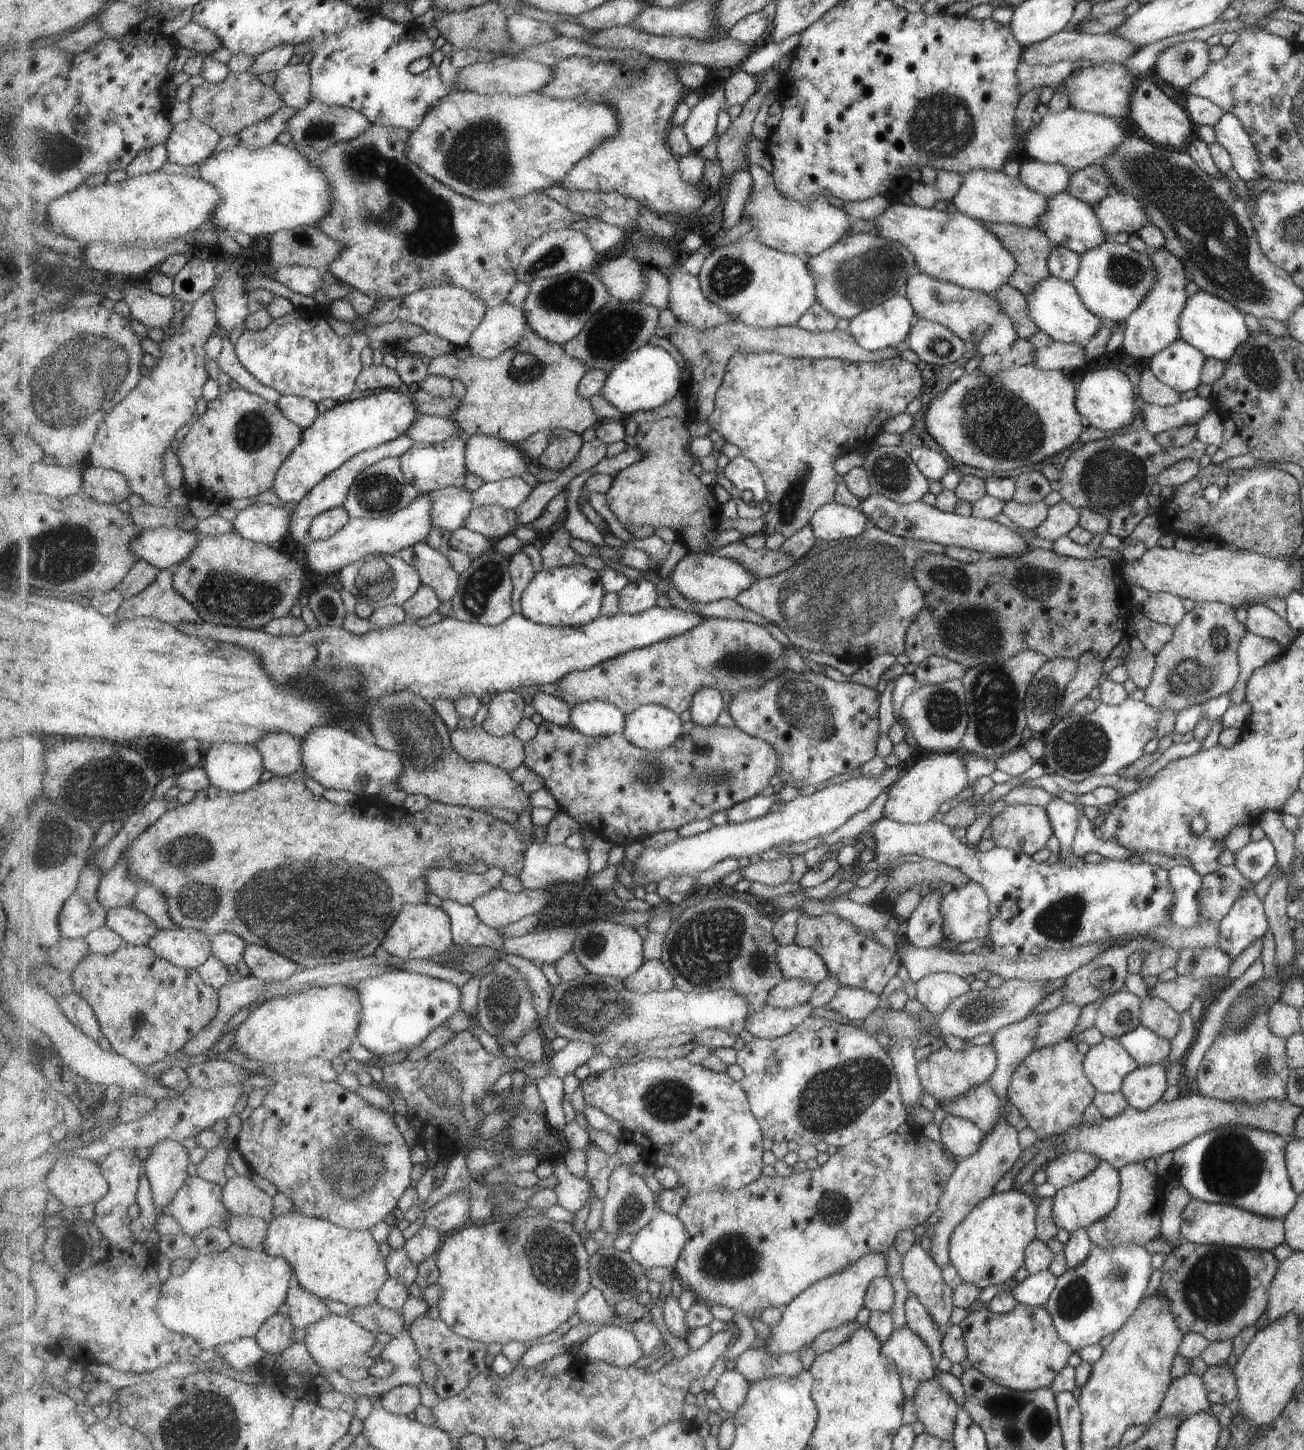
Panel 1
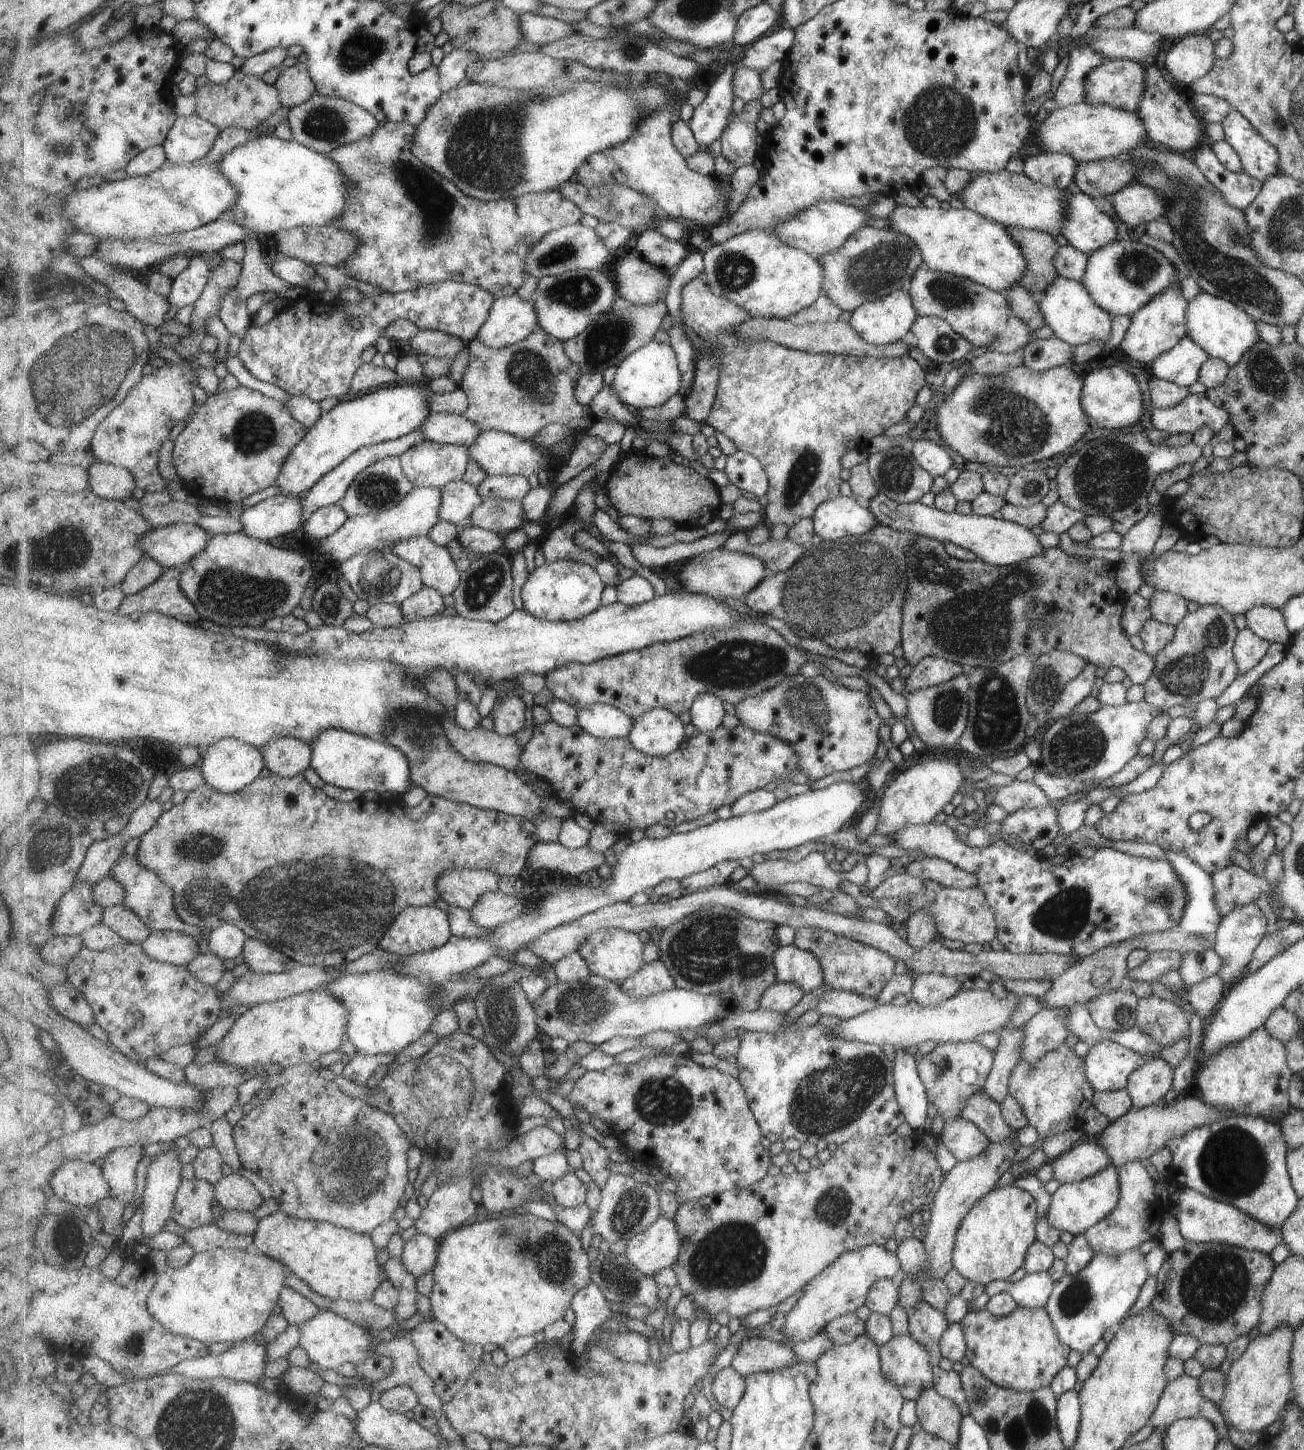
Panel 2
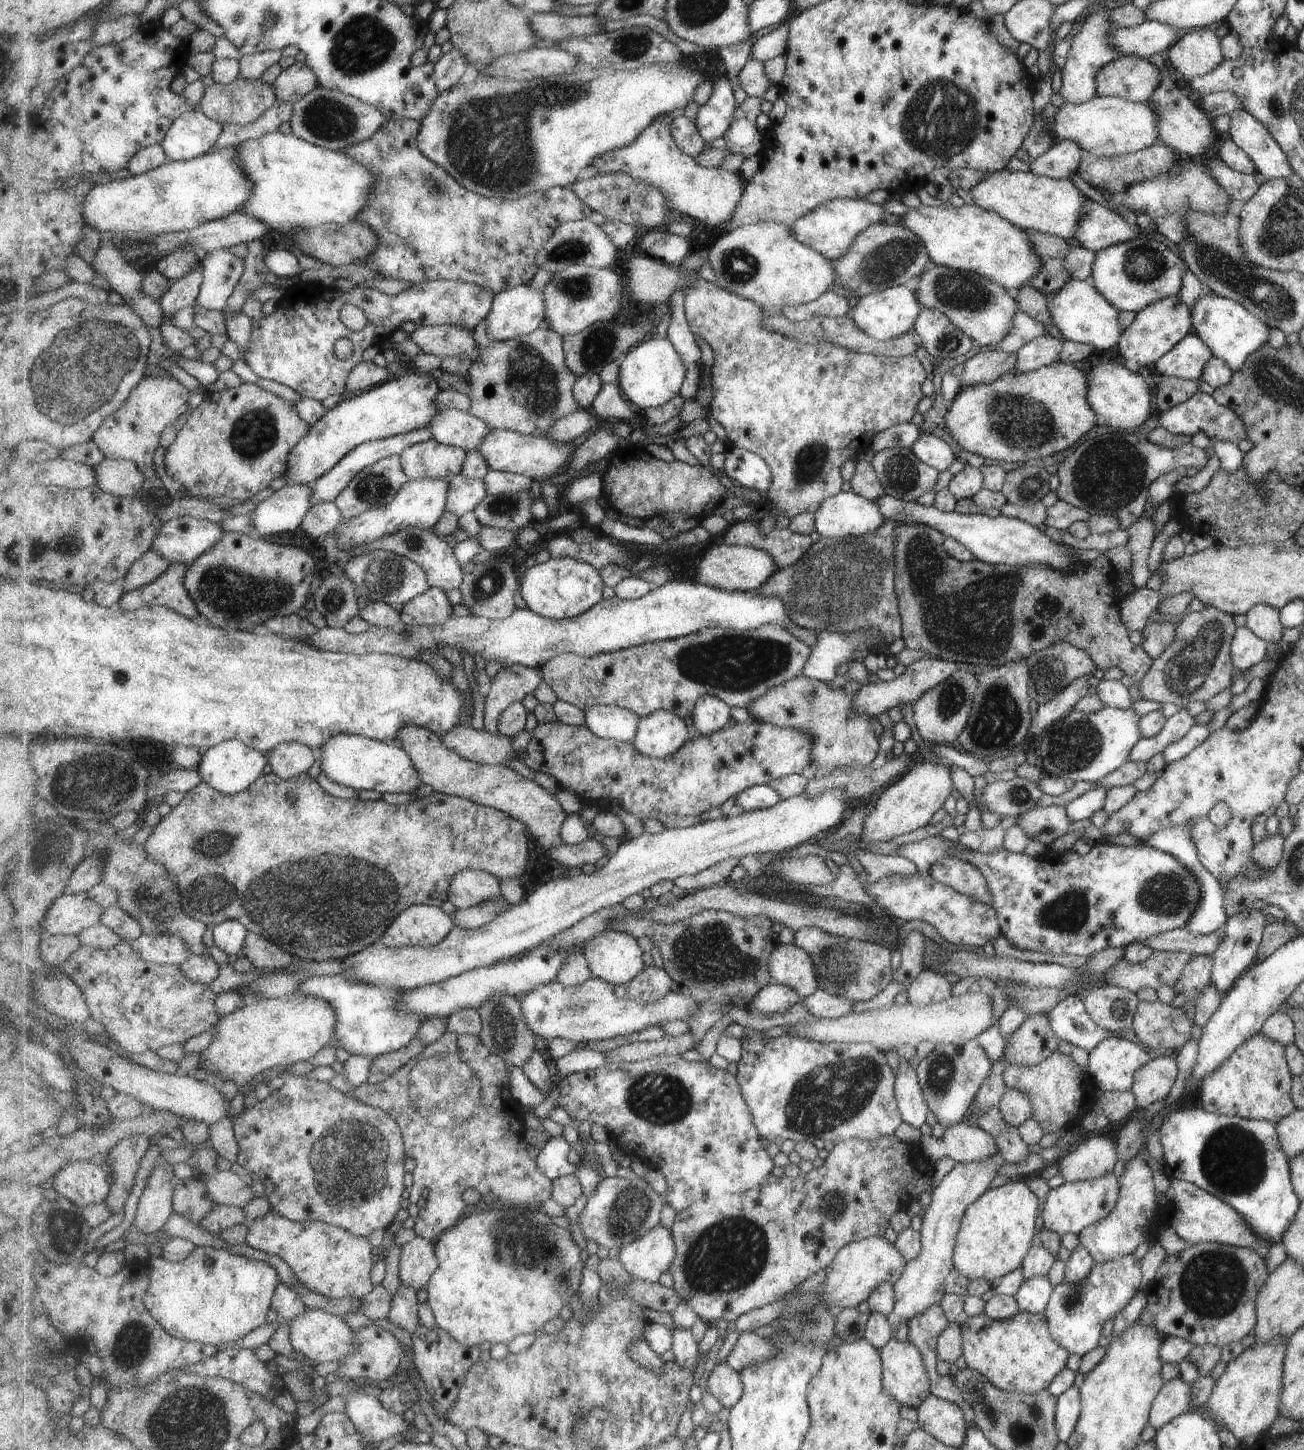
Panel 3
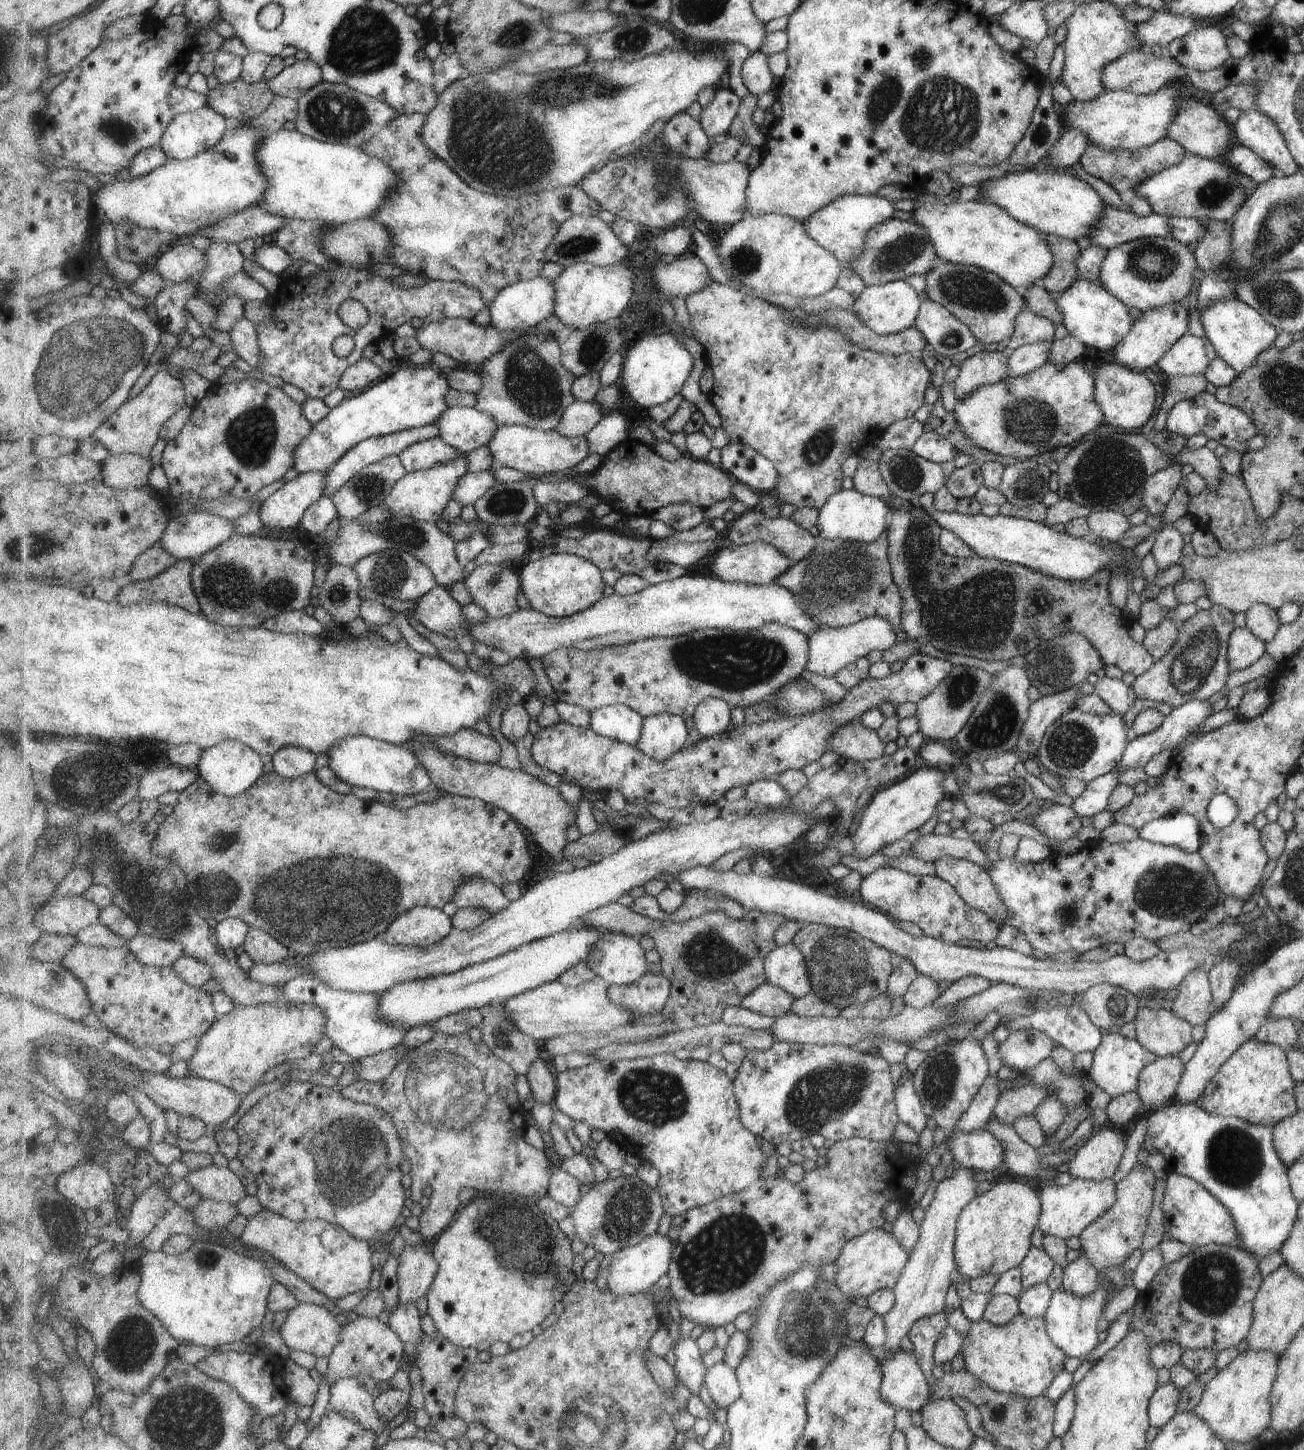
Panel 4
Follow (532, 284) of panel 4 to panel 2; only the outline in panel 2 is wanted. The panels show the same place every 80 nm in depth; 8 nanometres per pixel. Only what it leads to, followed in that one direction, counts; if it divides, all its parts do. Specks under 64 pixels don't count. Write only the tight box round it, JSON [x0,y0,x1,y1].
[478,292,539,348]

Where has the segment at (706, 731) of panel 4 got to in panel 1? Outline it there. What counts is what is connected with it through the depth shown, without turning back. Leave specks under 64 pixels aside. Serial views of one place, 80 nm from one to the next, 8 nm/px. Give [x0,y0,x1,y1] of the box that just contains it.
[690,687,725,726]

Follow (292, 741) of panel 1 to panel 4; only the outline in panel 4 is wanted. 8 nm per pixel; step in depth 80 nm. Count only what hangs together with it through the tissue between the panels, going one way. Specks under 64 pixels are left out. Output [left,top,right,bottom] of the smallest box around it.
[270,746,317,779]

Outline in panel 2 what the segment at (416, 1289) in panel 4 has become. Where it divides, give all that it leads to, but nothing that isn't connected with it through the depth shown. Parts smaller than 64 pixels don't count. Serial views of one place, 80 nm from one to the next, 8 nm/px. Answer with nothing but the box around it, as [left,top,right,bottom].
[402,1233,439,1280]

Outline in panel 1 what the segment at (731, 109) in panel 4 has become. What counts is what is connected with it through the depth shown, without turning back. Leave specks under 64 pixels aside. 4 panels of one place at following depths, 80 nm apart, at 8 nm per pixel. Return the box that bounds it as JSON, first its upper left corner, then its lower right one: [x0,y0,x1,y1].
[682,84,728,152]

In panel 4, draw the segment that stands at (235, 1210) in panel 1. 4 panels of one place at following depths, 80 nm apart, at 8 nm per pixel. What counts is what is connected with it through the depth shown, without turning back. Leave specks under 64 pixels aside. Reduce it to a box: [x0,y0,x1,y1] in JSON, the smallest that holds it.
[185,1165,247,1204]

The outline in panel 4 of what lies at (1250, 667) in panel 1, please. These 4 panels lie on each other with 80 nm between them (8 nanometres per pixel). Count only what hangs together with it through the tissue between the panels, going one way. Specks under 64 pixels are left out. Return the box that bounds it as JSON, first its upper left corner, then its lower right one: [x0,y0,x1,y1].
[1226,627,1266,671]

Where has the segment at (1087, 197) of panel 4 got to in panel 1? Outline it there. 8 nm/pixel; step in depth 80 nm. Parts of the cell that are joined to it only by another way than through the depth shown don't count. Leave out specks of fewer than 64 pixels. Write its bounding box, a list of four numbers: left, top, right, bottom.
[951,169,1049,228]

